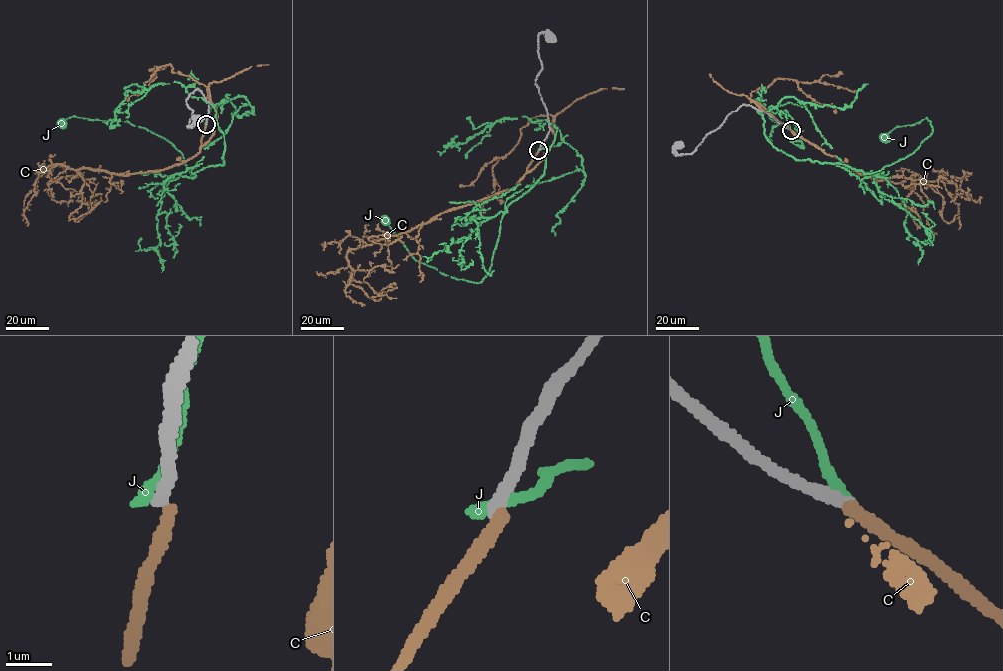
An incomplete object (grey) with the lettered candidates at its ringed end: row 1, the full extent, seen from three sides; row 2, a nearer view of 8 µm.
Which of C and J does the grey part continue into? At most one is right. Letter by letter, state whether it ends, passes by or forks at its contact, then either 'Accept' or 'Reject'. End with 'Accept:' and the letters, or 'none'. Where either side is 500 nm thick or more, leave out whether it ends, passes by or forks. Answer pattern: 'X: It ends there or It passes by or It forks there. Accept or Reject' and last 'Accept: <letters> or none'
C: It ends there. Reject
J: It ends there. Reject
Accept: none

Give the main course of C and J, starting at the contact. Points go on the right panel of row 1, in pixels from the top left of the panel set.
C: (791, 130), (869, 177), (915, 174), (959, 188), (971, 174), (955, 179)
J: (791, 130), (781, 111), (764, 112), (765, 137), (778, 149), (871, 173), (911, 154), (931, 122), (885, 137)

